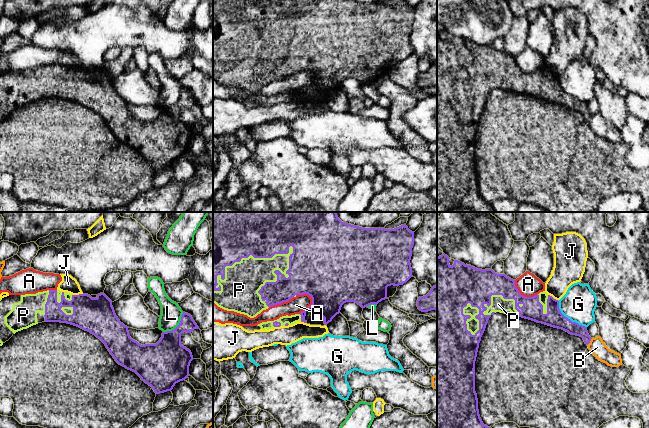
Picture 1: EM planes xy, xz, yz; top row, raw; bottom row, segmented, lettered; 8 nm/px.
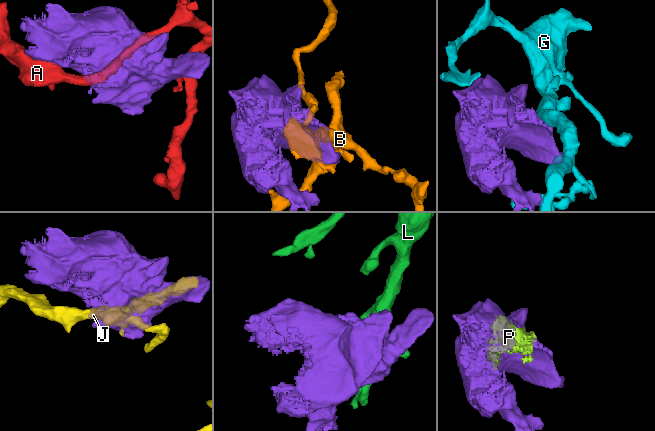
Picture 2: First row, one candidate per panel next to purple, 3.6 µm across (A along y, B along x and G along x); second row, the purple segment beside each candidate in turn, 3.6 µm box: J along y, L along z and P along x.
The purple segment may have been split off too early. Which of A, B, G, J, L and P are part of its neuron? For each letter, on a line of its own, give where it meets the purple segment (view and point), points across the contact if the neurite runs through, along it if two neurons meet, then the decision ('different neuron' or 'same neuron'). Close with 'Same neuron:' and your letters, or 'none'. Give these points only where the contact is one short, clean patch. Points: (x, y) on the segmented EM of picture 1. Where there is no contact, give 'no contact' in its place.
A: xz (311, 305) | different neuron
B: yz (589, 342) | different neuron
G: yz (567, 318) | different neuron
J: xy (77, 295) | along xy (82, 293), (72, 295) | different neuron
L: xy (177, 326) | different neuron
P: xz (241, 258) | same neuron
Same neuron: P

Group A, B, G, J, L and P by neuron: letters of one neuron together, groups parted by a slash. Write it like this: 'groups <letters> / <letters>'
groups A / B / G / J / L / P

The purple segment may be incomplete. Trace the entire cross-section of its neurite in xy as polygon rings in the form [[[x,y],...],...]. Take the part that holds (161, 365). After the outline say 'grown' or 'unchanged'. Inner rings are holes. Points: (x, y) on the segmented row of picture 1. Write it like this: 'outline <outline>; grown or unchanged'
outline [[[47,290],[36,294],[9,295],[0,299],[0,346],[16,332],[42,322],[67,323],[95,335],[119,365],[135,372],[156,394],[171,391],[176,383],[189,376],[193,356],[181,344],[181,334],[199,329],[192,316],[183,312],[180,323],[174,330],[163,332],[156,344],[141,345],[130,337],[128,327],[120,322],[112,301],[104,293],[92,298],[88,294],[72,295],[60,290]]]; grown

